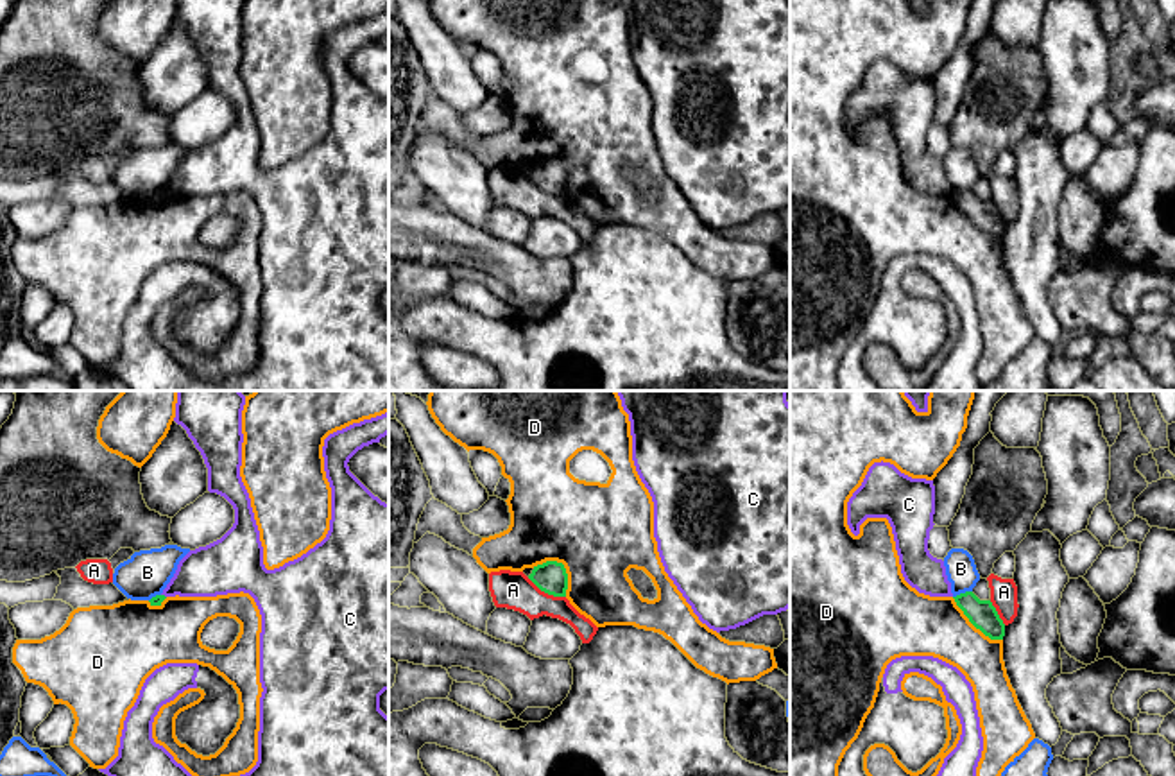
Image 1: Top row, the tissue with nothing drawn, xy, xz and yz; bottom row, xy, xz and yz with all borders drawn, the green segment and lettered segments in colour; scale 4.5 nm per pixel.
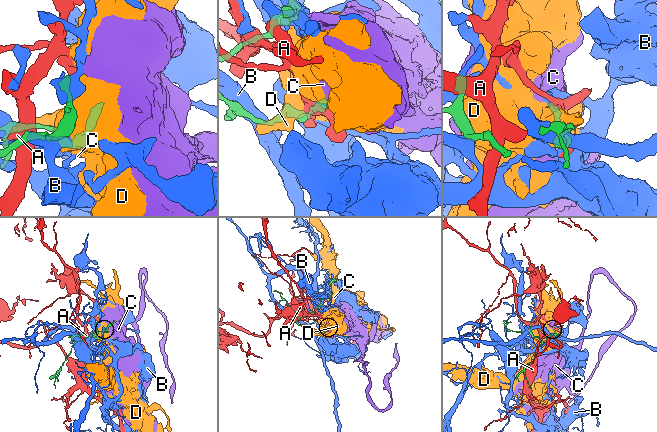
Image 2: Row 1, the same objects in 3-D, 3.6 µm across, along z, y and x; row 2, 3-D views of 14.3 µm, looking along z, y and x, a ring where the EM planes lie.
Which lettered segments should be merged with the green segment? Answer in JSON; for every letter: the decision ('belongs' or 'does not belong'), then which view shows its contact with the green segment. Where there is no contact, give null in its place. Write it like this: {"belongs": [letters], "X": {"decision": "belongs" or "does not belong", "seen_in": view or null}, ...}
{"belongs": [], "A": {"decision": "does not belong", "seen_in": "xz"}, "B": {"decision": "does not belong", "seen_in": "yz"}, "C": {"decision": "does not belong", "seen_in": "xy"}, "D": {"decision": "does not belong", "seen_in": "xz"}}

